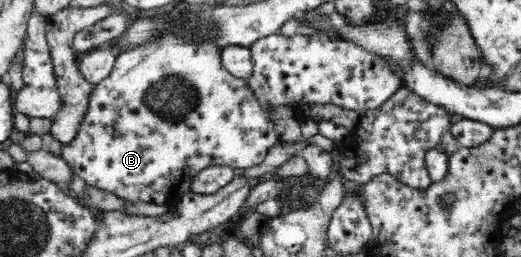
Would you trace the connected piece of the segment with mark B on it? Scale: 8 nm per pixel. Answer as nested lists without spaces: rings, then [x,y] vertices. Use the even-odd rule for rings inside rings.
[[[168,33],[163,37],[158,37],[155,42],[146,43],[141,47],[128,47],[117,55],[112,72],[94,86],[94,90],[91,91],[87,103],[87,112],[74,140],[62,145],[59,154],[68,164],[74,176],[81,178],[85,184],[108,191],[125,201],[166,205],[173,209],[178,206],[181,198],[186,193],[192,191],[192,181],[202,170],[214,166],[229,167],[234,170],[256,167],[262,164],[270,148],[277,143],[279,143],[279,137],[276,135],[274,124],[267,116],[267,112],[265,112],[260,101],[256,99],[251,86],[247,83],[247,80],[230,74],[222,66],[220,51],[210,43],[204,43],[204,41],[201,43],[192,41],[190,43],[190,41],[184,41],[184,39],[174,37],[172,33]]]

